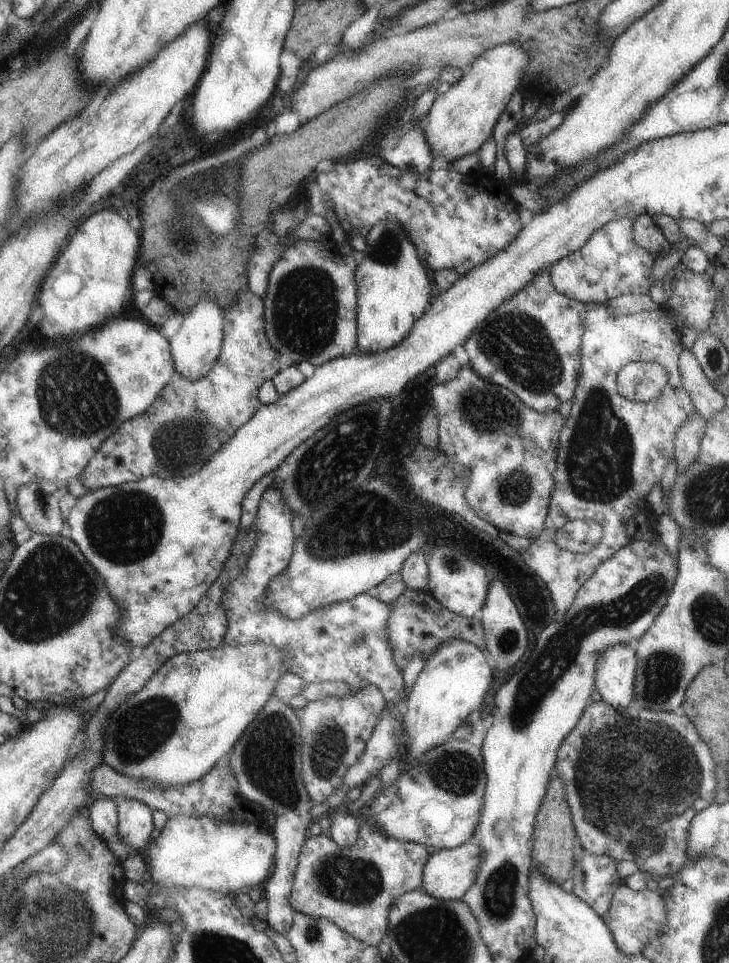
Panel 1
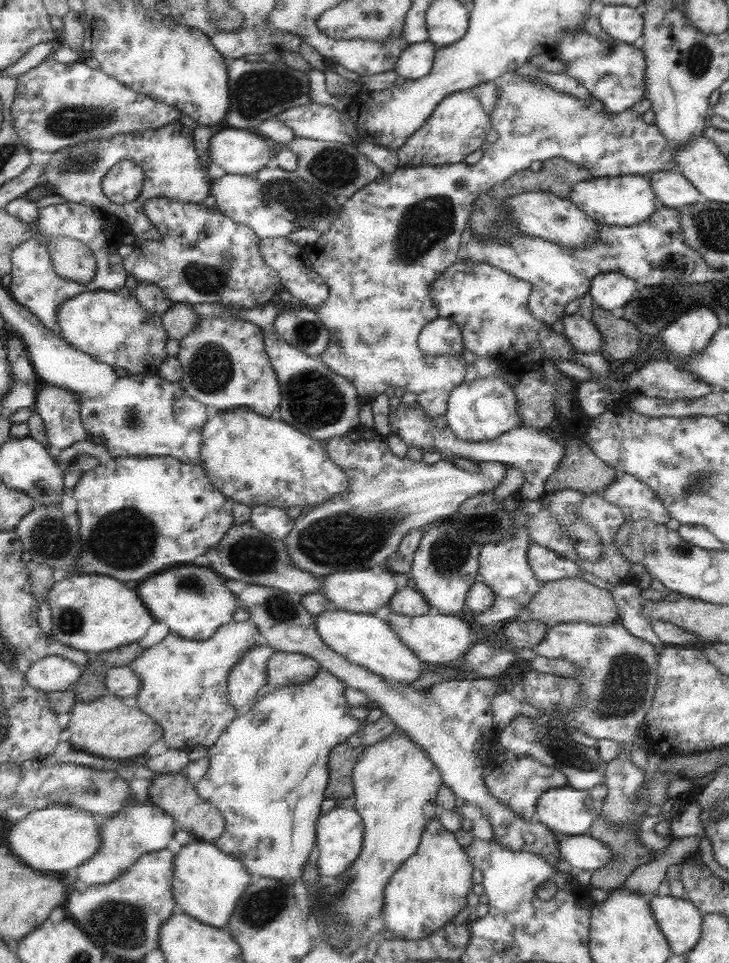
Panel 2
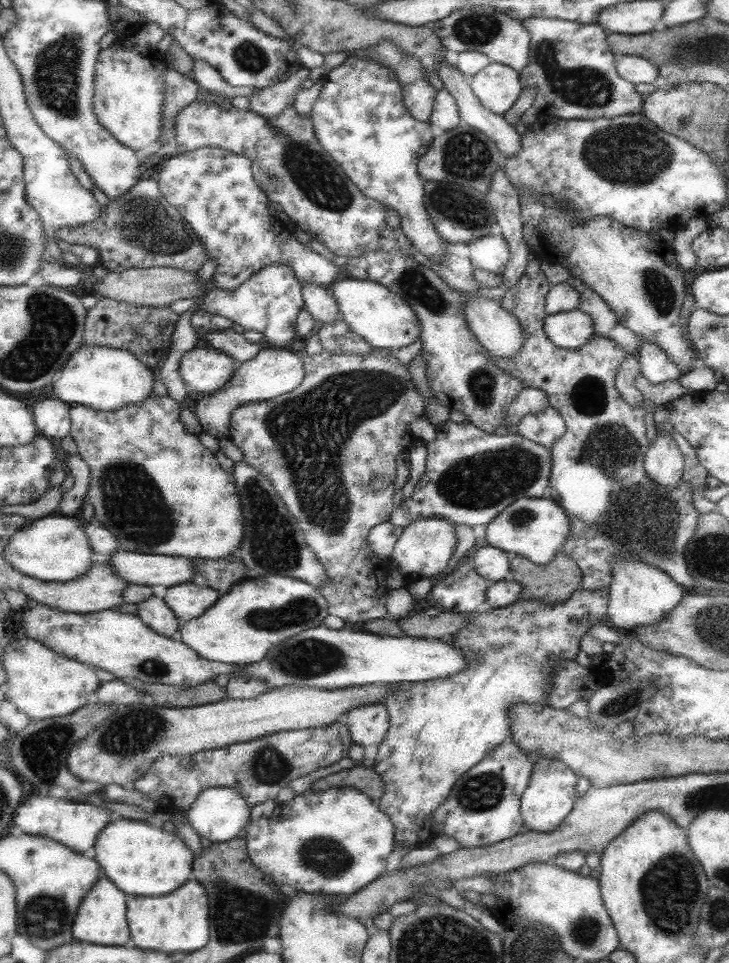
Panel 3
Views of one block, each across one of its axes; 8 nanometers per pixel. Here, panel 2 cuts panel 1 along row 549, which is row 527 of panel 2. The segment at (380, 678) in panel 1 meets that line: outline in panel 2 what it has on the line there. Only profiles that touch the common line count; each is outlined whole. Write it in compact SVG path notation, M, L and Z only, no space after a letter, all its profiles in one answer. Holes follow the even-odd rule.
M257 506L251 508L251 518L247 520L259 534L265 534L273 540L285 540L285 536L291 532L295 520L291 520L285 510L269 508L269 506Z

